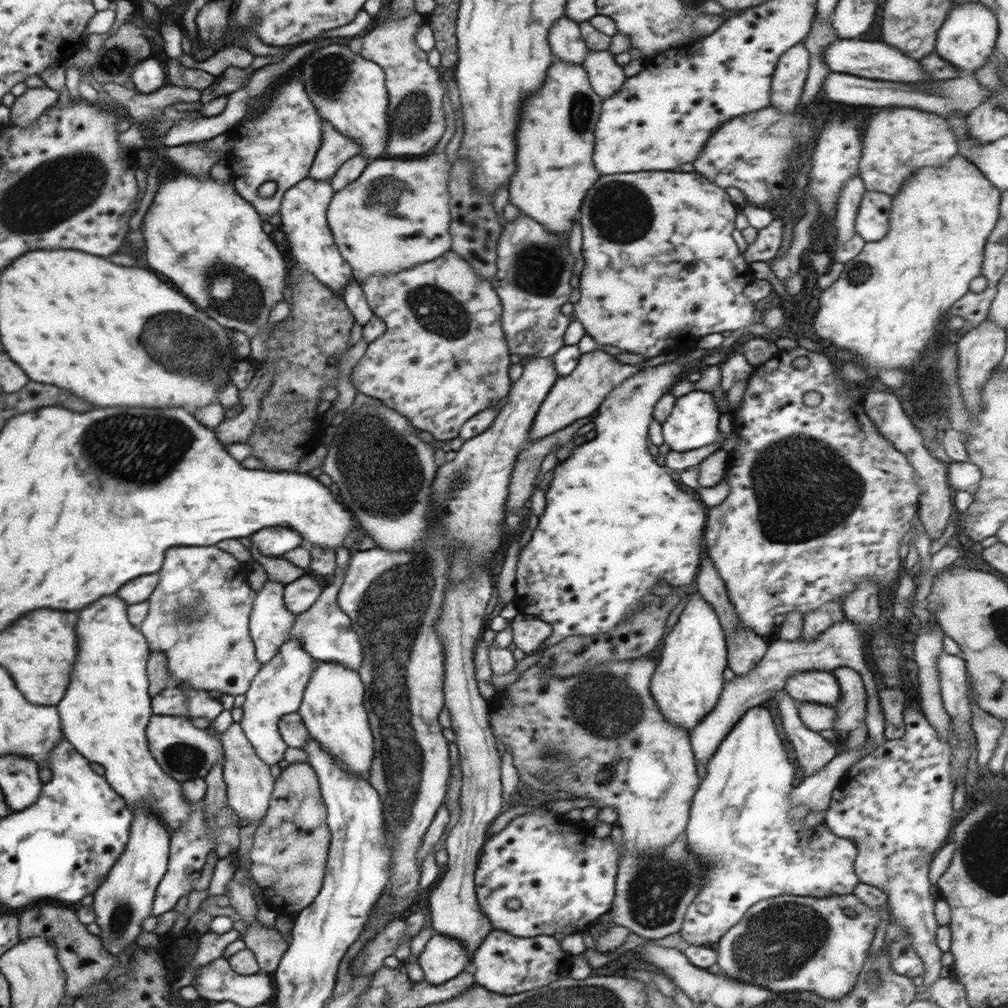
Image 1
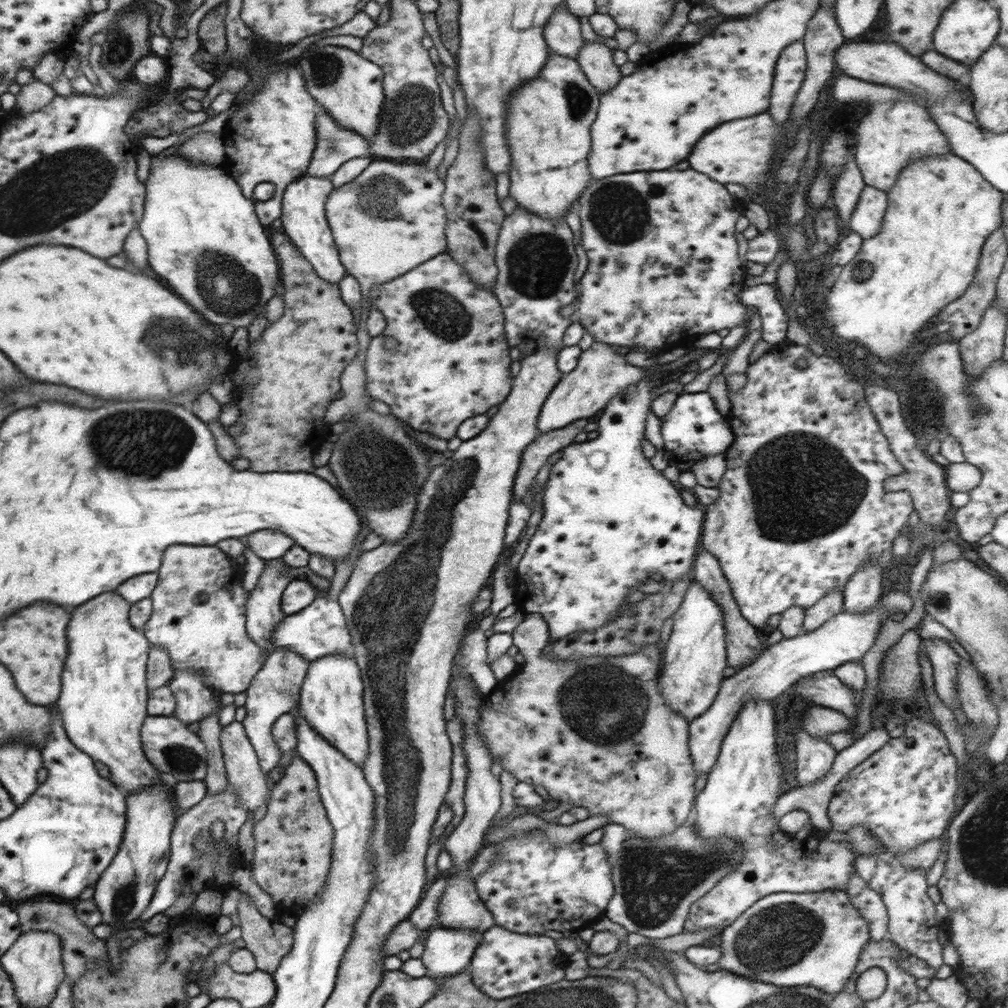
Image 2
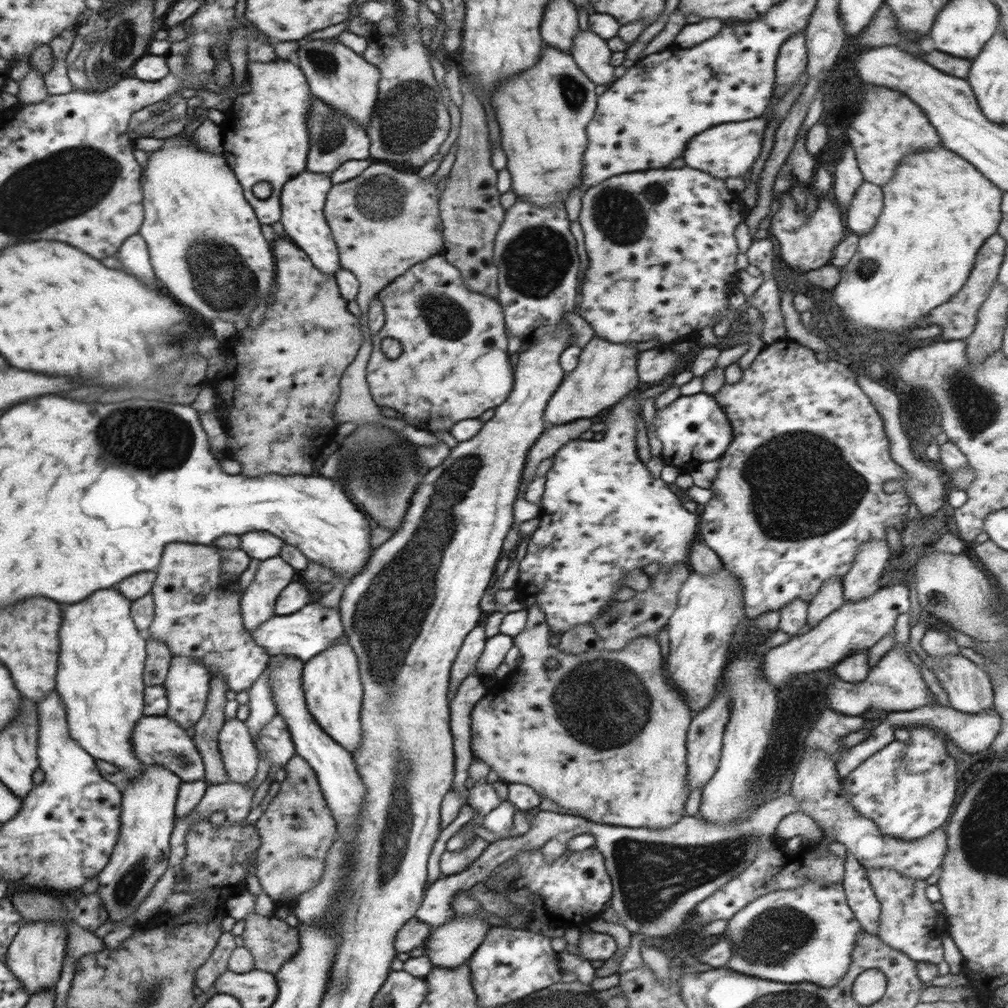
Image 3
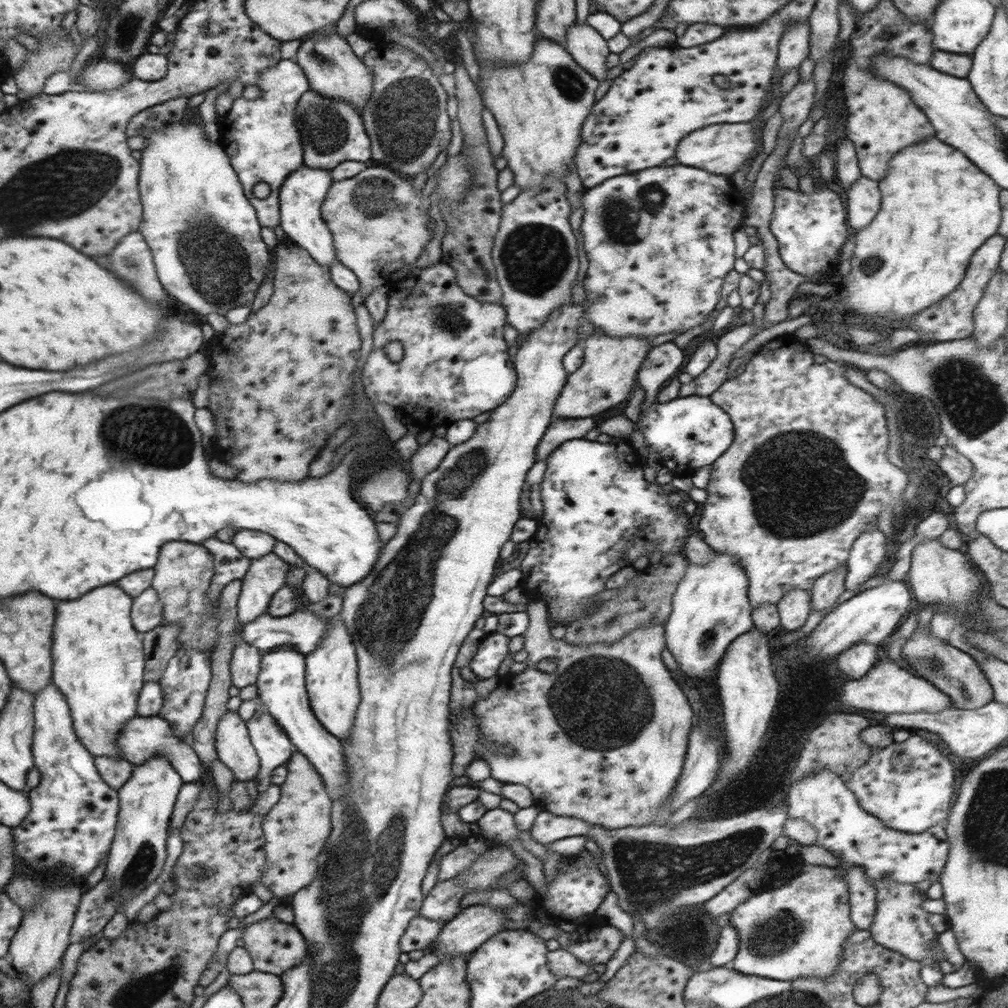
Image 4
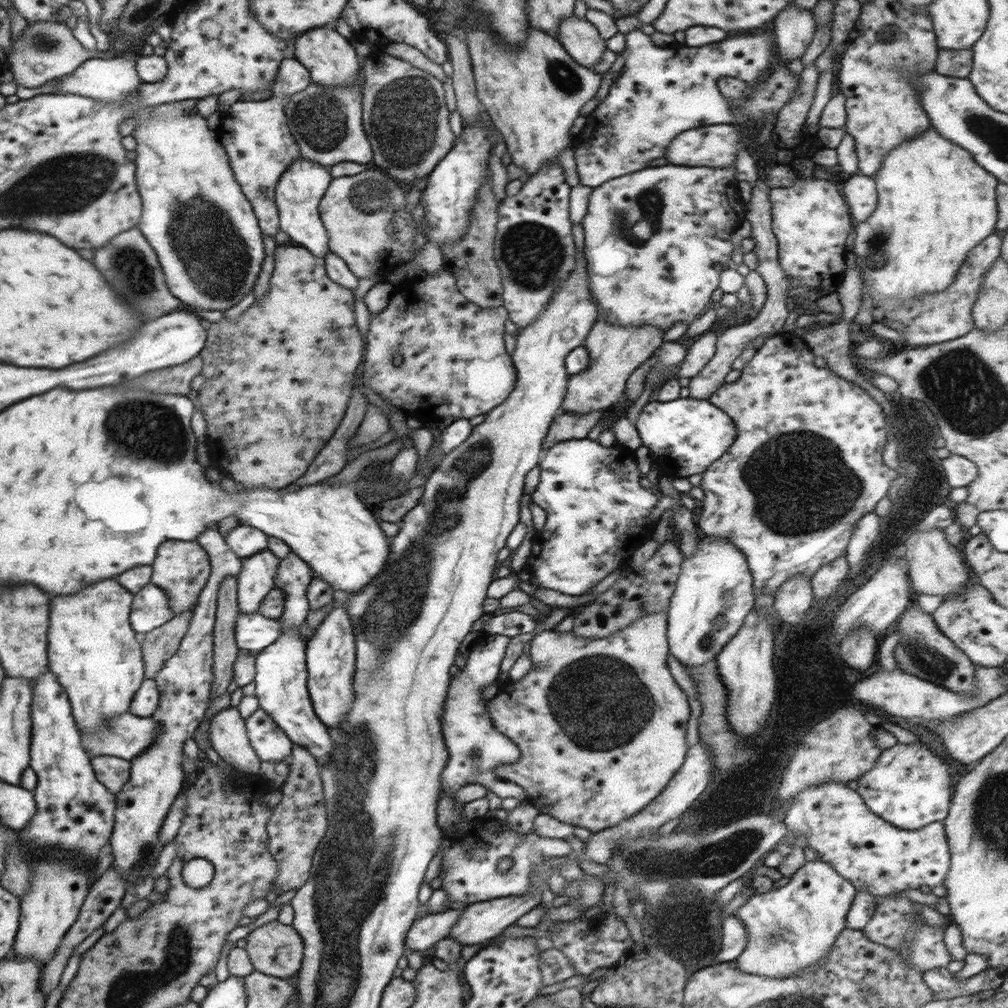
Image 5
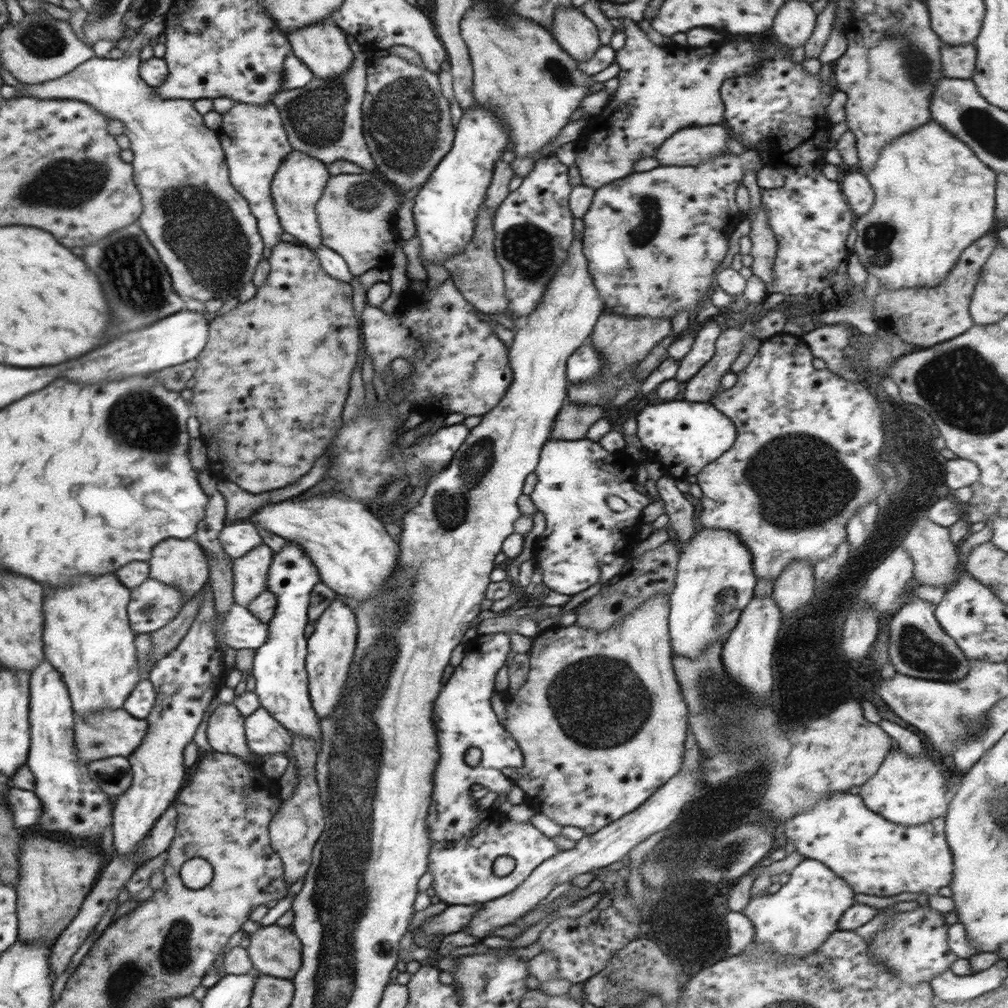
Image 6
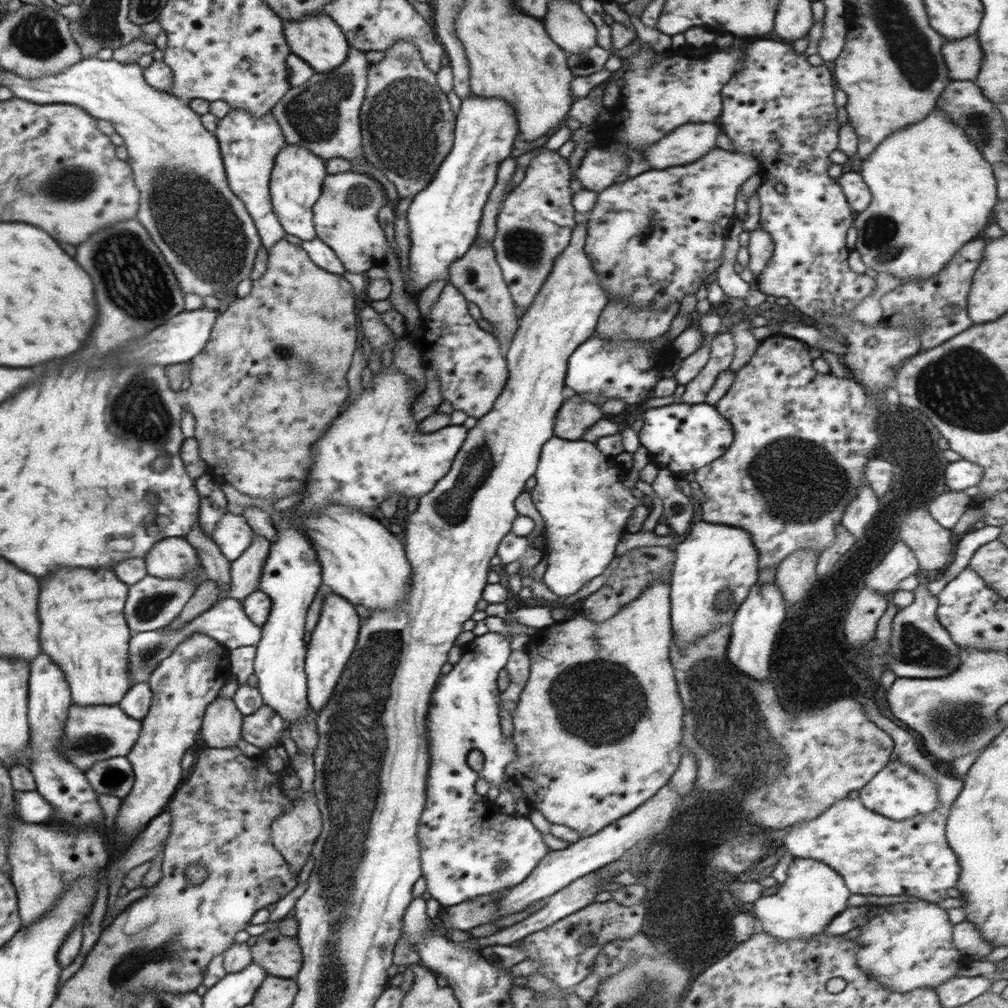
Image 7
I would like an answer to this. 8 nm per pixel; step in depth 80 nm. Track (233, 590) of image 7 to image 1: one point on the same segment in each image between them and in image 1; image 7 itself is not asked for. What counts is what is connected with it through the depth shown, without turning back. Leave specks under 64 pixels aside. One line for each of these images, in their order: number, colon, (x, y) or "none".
1: (270, 621)
2: (263, 612)
3: (257, 603)
4: (265, 575)
5: (256, 578)
6: (250, 571)

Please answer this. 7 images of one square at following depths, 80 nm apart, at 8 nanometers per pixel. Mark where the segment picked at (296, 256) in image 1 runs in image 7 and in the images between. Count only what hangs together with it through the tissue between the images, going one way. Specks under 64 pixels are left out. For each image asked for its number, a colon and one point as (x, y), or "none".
2: (303, 217)
3: (302, 199)
4: (300, 196)
5: (298, 192)
6: (299, 182)
7: (297, 176)

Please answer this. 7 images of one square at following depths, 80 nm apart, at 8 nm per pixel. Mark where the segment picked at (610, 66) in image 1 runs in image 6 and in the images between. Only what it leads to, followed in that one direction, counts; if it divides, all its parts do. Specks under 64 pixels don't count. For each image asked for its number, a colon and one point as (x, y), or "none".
2: (595, 59)
3: (591, 52)
4: (584, 43)
5: (581, 40)
6: (578, 36)

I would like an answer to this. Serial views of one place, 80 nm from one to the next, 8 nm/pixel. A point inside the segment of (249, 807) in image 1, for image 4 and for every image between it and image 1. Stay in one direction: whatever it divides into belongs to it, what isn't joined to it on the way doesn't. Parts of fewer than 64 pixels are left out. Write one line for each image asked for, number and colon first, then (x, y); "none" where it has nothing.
2: (242, 767)
3: (237, 748)
4: (233, 744)

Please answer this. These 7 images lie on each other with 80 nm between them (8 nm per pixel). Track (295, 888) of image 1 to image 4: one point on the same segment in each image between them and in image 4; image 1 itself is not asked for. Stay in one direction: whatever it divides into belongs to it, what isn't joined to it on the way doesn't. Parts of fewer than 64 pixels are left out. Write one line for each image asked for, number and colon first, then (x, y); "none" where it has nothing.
2: (294, 841)
3: (297, 830)
4: (296, 828)

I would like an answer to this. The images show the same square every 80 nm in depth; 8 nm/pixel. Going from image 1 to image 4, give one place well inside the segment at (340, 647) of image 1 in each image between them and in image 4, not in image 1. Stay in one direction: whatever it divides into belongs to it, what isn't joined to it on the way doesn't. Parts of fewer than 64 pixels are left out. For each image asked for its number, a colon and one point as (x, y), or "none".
2: (321, 629)
3: (304, 634)
4: (302, 630)

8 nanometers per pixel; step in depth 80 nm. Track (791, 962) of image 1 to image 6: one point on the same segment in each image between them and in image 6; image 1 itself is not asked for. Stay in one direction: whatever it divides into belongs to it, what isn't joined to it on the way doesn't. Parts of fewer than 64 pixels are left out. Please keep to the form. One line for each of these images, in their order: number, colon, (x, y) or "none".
2: (814, 939)
3: (806, 934)
4: (795, 931)
5: (789, 929)
6: (805, 911)

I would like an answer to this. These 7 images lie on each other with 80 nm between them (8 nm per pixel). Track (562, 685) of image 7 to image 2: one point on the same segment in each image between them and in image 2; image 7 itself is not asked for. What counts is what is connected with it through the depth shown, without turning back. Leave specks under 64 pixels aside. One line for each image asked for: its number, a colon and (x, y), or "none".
2: (541, 727)
3: (603, 734)
4: (599, 732)
5: (632, 741)
6: (622, 679)

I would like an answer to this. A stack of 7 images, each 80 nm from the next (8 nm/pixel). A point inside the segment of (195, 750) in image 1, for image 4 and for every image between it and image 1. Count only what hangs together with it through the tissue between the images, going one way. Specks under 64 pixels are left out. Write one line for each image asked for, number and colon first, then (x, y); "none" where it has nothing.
2: (171, 747)
3: (158, 740)
4: (142, 738)

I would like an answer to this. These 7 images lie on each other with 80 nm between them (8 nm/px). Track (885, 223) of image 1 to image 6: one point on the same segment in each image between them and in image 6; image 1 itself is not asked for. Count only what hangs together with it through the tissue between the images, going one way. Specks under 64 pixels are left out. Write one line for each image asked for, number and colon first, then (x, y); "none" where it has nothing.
2: (866, 219)
3: (866, 205)
4: (863, 199)
5: (860, 192)
6: (858, 192)

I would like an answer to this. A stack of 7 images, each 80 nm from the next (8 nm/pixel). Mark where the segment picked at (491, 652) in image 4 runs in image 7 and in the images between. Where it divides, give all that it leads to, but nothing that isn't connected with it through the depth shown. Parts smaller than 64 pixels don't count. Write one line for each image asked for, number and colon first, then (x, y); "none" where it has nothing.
5: (467, 726)
6: (466, 840)
7: (463, 845)

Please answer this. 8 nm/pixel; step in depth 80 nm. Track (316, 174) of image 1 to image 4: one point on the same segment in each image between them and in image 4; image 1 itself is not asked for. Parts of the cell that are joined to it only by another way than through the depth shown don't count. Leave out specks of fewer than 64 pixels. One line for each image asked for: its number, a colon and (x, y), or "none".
2: (335, 145)
3: (335, 138)
4: (331, 130)

